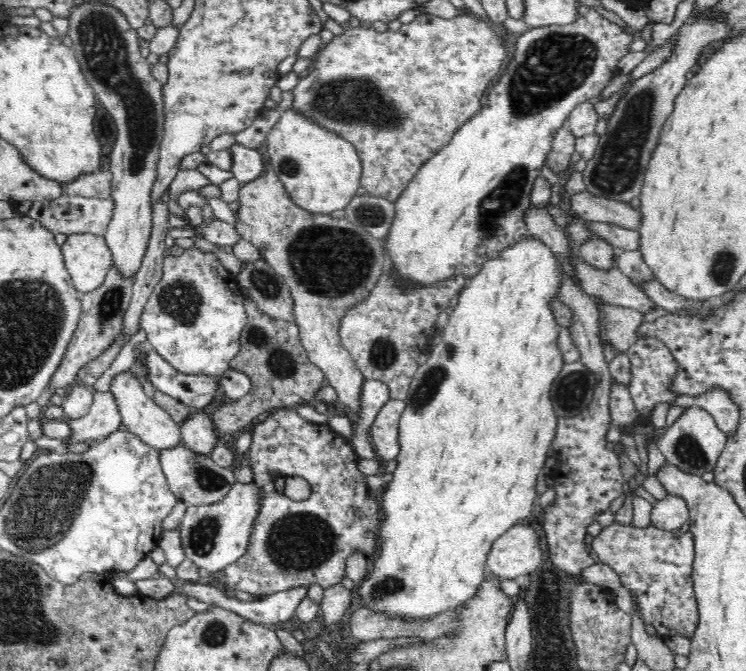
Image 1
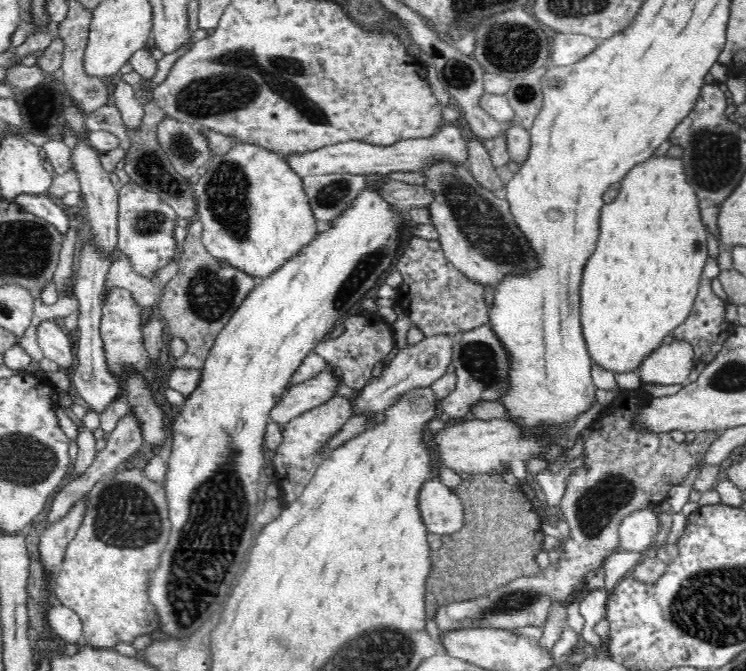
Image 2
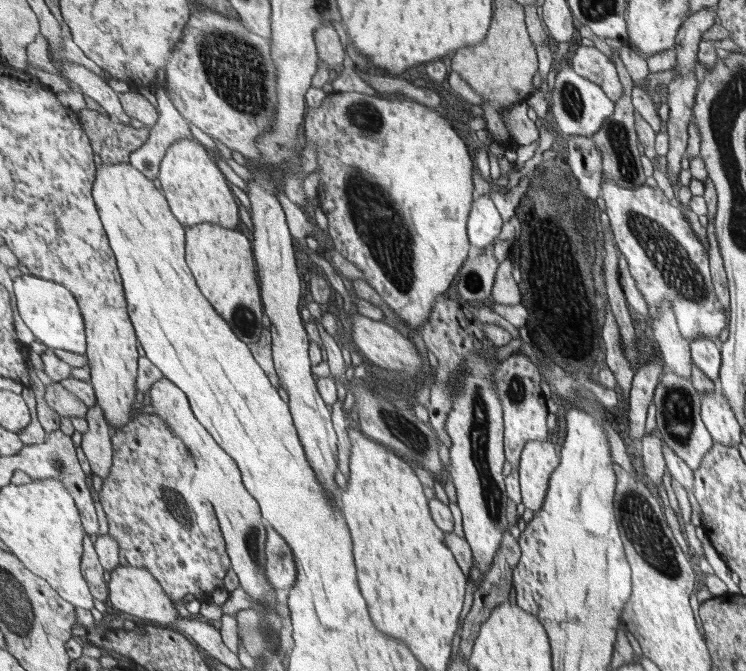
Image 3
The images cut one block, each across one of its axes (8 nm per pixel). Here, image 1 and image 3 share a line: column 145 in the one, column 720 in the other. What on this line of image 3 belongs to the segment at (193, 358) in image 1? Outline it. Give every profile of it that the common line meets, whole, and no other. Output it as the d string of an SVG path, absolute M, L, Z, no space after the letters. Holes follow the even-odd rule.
M606 176L601 186L603 186L602 197L606 205L606 214L610 219L611 230L614 232L620 251L627 260L636 287L644 296L652 318L659 317L659 307L663 301L671 301L679 332L687 342L695 337L709 337L718 343L715 336L725 326L725 314L721 312L721 304L717 302L711 284L708 250L703 248L703 244L690 228L686 214L679 214L679 208L669 203L667 196L659 187L641 185L635 189L623 188L617 181Z

